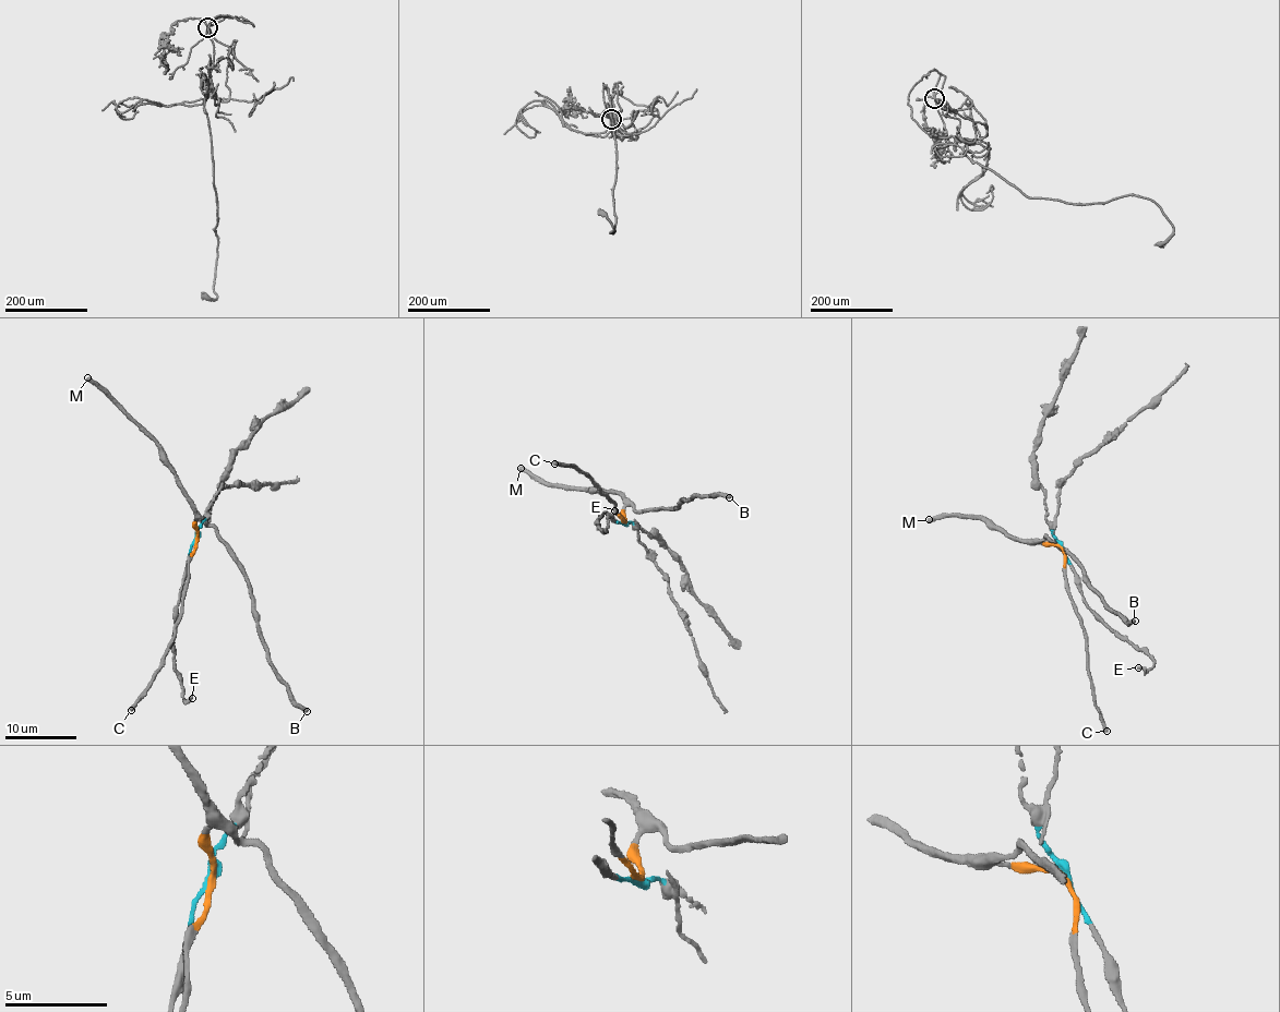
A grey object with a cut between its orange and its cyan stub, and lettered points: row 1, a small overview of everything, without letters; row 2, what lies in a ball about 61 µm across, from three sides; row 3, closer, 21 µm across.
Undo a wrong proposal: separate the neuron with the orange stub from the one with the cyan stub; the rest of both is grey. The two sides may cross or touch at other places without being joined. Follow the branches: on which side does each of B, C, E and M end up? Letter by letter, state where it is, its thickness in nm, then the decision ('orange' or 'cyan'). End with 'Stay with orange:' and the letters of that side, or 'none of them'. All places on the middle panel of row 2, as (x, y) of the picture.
B: (729, 497) | 360 nm | orange
C: (554, 464) | 320 nm | orange
E: (614, 510) | 200 nm | cyan
M: (521, 468) | 360 nm | orange
Stay with orange: B, C, M

